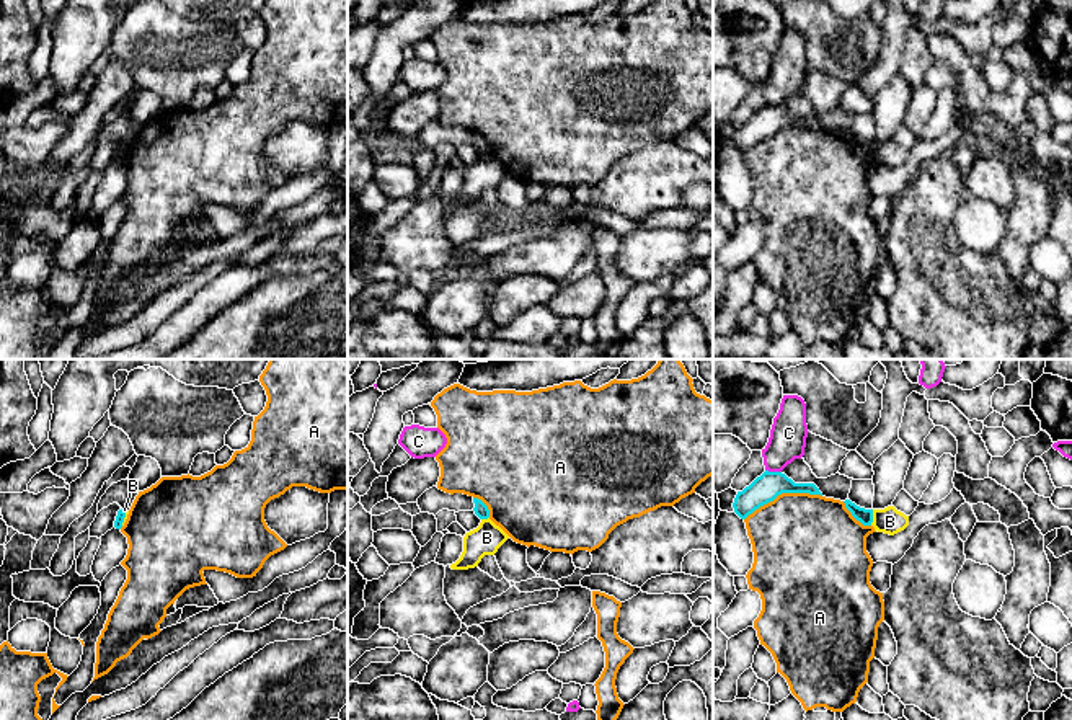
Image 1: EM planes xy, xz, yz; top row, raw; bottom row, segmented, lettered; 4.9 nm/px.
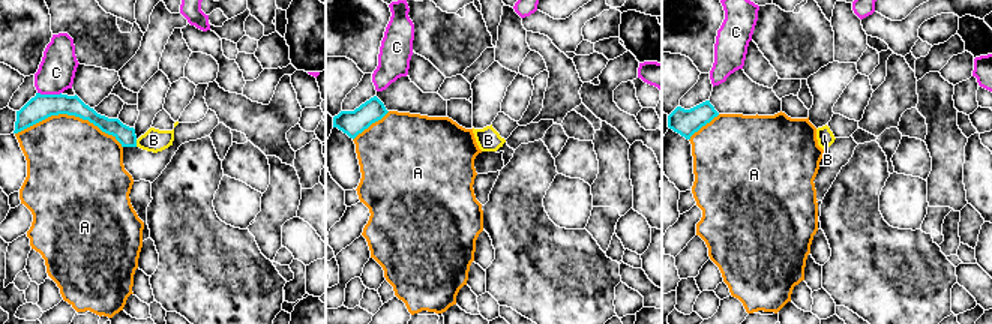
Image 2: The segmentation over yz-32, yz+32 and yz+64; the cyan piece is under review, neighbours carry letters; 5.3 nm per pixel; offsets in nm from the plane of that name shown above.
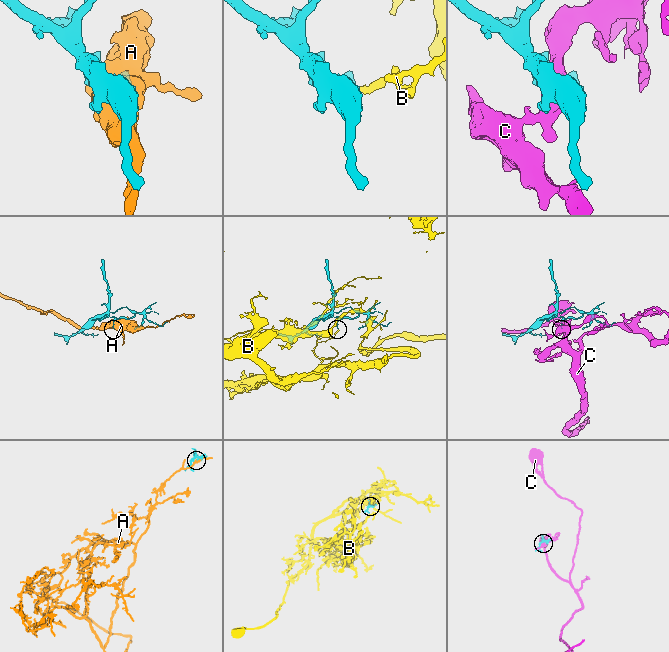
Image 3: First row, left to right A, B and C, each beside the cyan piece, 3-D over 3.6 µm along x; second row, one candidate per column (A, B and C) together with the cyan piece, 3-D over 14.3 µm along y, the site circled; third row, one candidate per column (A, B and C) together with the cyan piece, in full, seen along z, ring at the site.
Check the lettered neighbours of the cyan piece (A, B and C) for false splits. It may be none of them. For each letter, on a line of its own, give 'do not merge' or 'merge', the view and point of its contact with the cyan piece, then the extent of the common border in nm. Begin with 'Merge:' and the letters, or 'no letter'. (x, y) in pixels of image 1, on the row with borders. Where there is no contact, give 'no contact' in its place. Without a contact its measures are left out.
Merge: no letter
A: do not merge | yz (782, 492) | 400 nm
B: do not merge | yz (872, 518) | 80 nm
C: do not merge | yz (774, 472) | 80 nm

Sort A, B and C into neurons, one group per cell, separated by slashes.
A / B / C

